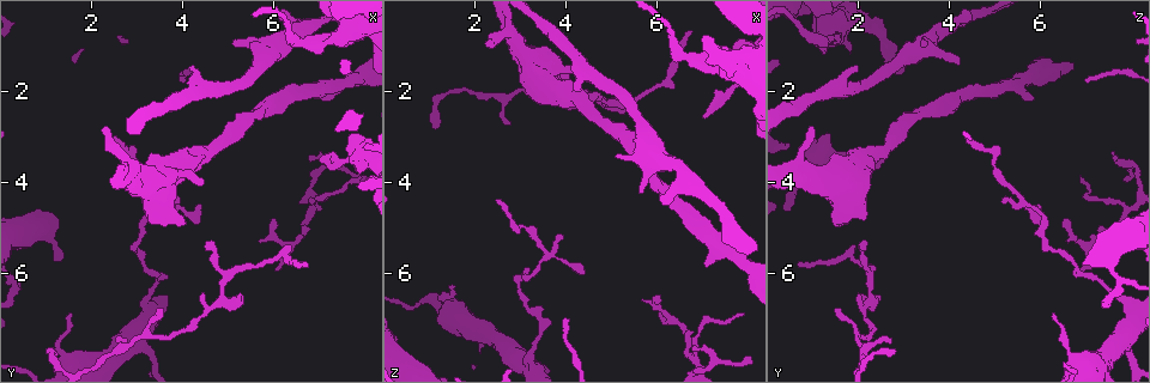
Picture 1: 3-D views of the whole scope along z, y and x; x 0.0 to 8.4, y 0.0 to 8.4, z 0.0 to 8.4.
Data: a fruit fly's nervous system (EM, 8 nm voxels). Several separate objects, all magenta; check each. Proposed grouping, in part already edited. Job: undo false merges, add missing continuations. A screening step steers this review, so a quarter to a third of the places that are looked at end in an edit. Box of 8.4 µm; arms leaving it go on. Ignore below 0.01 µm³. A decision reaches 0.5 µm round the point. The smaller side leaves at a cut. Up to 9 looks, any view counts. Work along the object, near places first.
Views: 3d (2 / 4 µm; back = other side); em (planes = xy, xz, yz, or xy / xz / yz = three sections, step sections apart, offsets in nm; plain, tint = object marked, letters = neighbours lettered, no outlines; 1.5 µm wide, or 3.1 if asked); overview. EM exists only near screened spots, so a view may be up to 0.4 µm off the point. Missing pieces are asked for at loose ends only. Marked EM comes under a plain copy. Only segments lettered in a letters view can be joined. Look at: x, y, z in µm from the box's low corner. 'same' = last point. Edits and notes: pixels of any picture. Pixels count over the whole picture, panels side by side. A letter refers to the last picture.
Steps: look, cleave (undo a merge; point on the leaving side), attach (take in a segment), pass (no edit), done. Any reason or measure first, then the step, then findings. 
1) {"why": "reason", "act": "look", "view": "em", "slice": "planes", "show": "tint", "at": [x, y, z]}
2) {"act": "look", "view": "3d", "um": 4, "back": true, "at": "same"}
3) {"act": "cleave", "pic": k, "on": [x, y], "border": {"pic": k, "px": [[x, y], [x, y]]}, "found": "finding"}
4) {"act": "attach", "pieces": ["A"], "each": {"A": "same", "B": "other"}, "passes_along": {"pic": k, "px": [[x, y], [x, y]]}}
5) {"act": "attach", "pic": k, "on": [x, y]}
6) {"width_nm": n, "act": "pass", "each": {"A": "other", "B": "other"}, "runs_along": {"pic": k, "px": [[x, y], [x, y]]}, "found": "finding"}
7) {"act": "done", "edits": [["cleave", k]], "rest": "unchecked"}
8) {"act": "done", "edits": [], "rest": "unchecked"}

{"why": "abrupt turn", "act": "look", "view": "3d", "um": 2, "at": [3.25, 6.60, 7.85]}

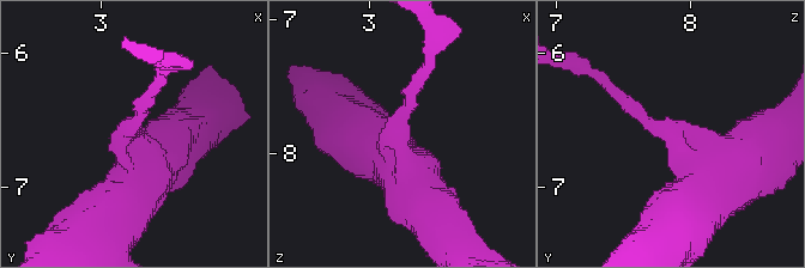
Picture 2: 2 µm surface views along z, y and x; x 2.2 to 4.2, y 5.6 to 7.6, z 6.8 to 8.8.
{"arms": 3, "why": "shape alone is not enough", "act": "look", "view": "em", "slice": "xz", "step": 4, "show": "tint", "at": [3.18, 6.62, 7.86]}

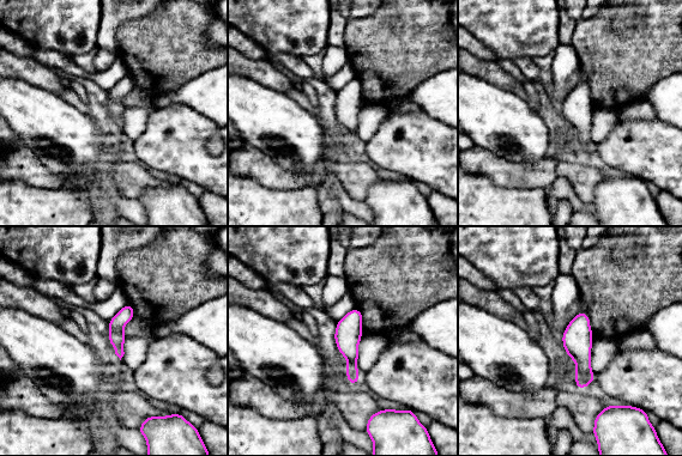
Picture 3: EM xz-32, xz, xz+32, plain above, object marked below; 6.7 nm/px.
{"act": "look", "view": "em", "slice": "xz", "step": 4, "show": "letters", "at": "same"}

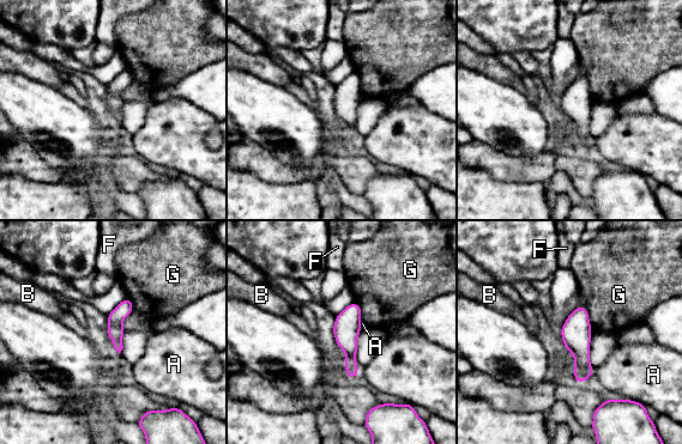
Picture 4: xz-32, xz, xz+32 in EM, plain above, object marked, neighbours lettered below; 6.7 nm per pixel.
{"act": "pass", "each": {"A": "other", "B": "other", "F": "other", "G": "other"}, "runs_along": {"pic": 4, "px": [[355, 305], [350, 316], [351, 375]]}, "found": "one cell here"}

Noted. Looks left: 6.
{"why": "an open end", "act": "look", "view": "em", "slice": "planes", "show": "letters", "at": [7.05, 2.10, 5.75]}

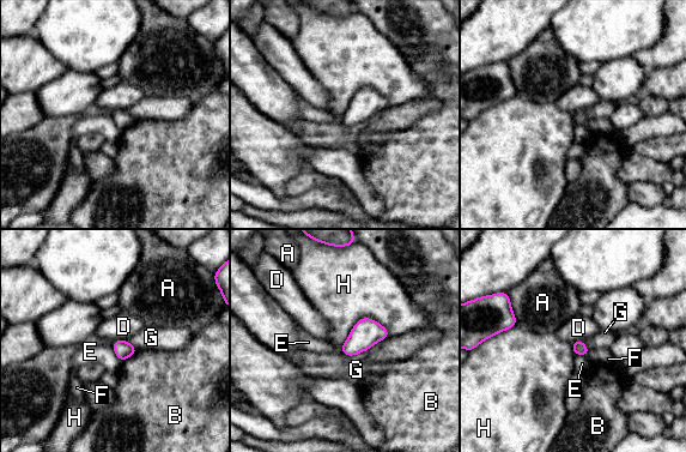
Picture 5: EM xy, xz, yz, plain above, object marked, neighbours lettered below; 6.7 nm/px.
{"longest_contact_nm": ["H", 360], "act": "pass", "each": {"A": "other", "B": "other", "D": "other", "E": "other", "F": "other", "G": "other", "H": "other"}, "border": {"pic": 5, "px": [[390, 335], [362, 317], [340, 345]]}, "found": "no lettered segment goes on from it"}

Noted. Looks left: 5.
{"why": "an open end", "act": "look", "view": "em", "slice": "xy", "step": 4, "show": "tint", "at": [4.65, 5.25, 2.15]}

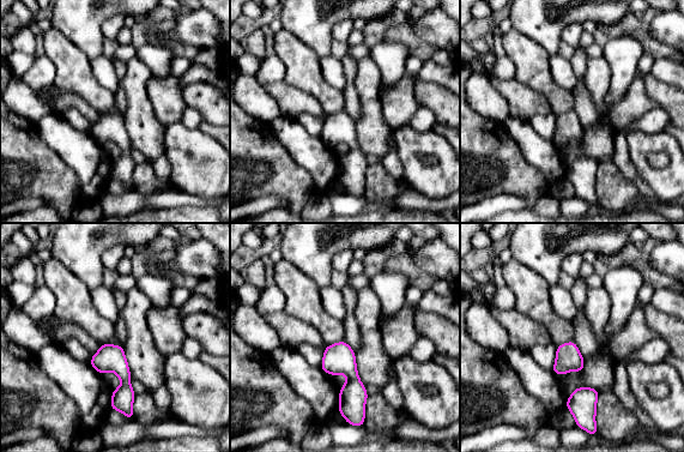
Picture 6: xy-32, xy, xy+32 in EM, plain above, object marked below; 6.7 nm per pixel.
{"act": "look", "view": "em", "slice": "yz", "step": 8, "show": "letters", "at": "same"}

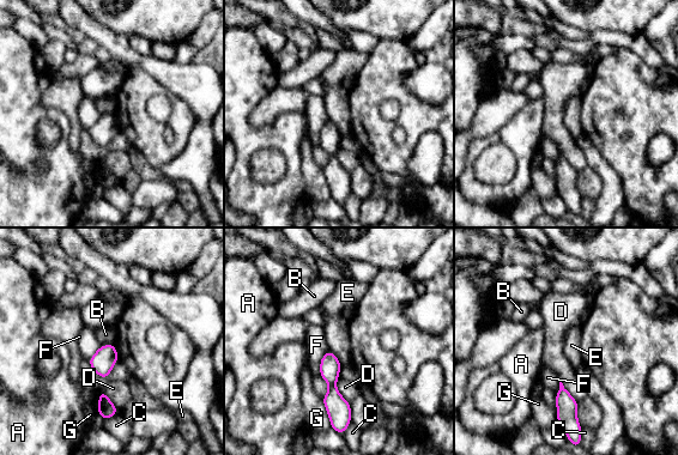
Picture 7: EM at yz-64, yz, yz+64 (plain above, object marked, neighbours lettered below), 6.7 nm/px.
{"longest_contact_nm": ["D", 200], "act": "pass", "each": {"A": "other", "B": "other", "C": "other", "D": "other", "E": "other", "F": "other", "G": "other"}, "border": {"pic": 7, "px": [[328, 349], [341, 365]]}, "found": "none of them fits"}

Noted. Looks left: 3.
{"why": "thin end", "act": "look", "view": "em", "slice": "xy", "step": 4, "show": "letters", "at": [2.45, 3.10, 4.35]}

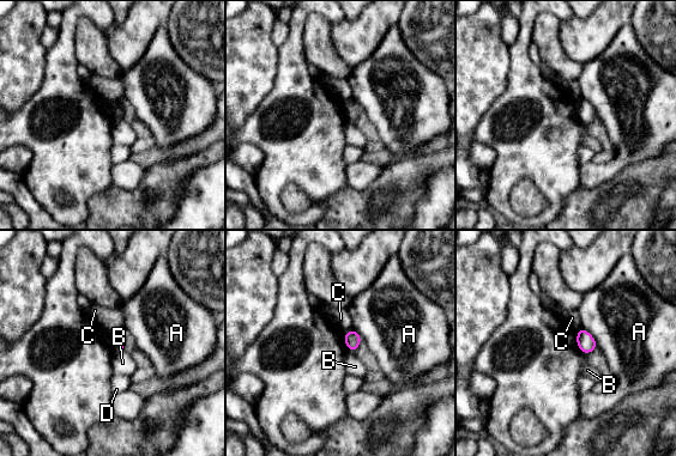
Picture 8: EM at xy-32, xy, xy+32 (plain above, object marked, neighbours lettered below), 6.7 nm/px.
{"act": "pass", "each": {"A": "other", "B": "other", "C": "other", "D": "other"}, "found": "none of them fits"}

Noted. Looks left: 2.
{"act": "done", "edits": [], "rest": "unchecked"}

